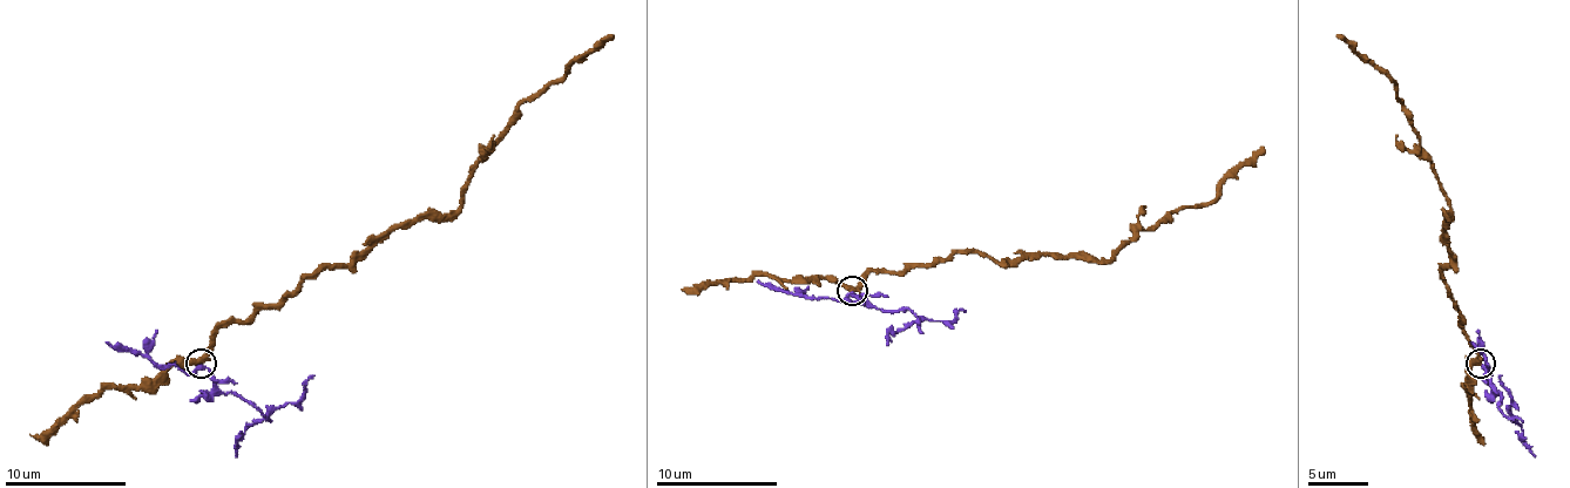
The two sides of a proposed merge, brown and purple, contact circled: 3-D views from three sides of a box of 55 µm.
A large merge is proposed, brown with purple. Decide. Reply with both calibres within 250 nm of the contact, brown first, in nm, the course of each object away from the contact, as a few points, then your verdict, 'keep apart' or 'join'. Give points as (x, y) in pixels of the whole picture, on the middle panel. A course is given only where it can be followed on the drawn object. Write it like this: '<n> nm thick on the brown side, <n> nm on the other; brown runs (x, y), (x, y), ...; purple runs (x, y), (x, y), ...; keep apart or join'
320 nm thick on the brown side, 180 nm on the other; brown runs (853, 291), (871, 270), (928, 268), (959, 252), (1001, 261), (1110, 261), (1173, 210), (1210, 203), (1264, 146); purple runs (853, 291), (874, 306), (946, 322), (959, 310), (965, 312); keep apart

